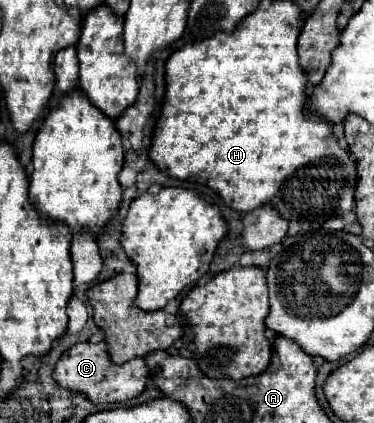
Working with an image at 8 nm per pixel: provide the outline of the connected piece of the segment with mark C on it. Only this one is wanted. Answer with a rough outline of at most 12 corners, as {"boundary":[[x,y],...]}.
{"boundary":[[106,343],[62,353],[54,381],[94,405],[144,391],[144,359],[114,365]]}

